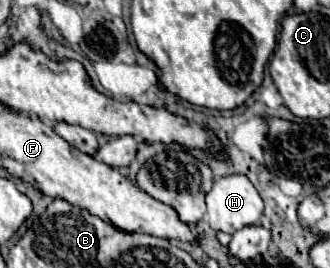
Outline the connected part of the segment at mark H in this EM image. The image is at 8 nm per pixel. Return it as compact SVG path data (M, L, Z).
M227 175L227 177L215 177L213 189L205 197L207 201L207 213L205 219L211 225L213 231L223 231L233 235L235 231L249 227L249 225L261 225L263 217L263 201L257 193L257 189L251 185L251 181L245 175Z

